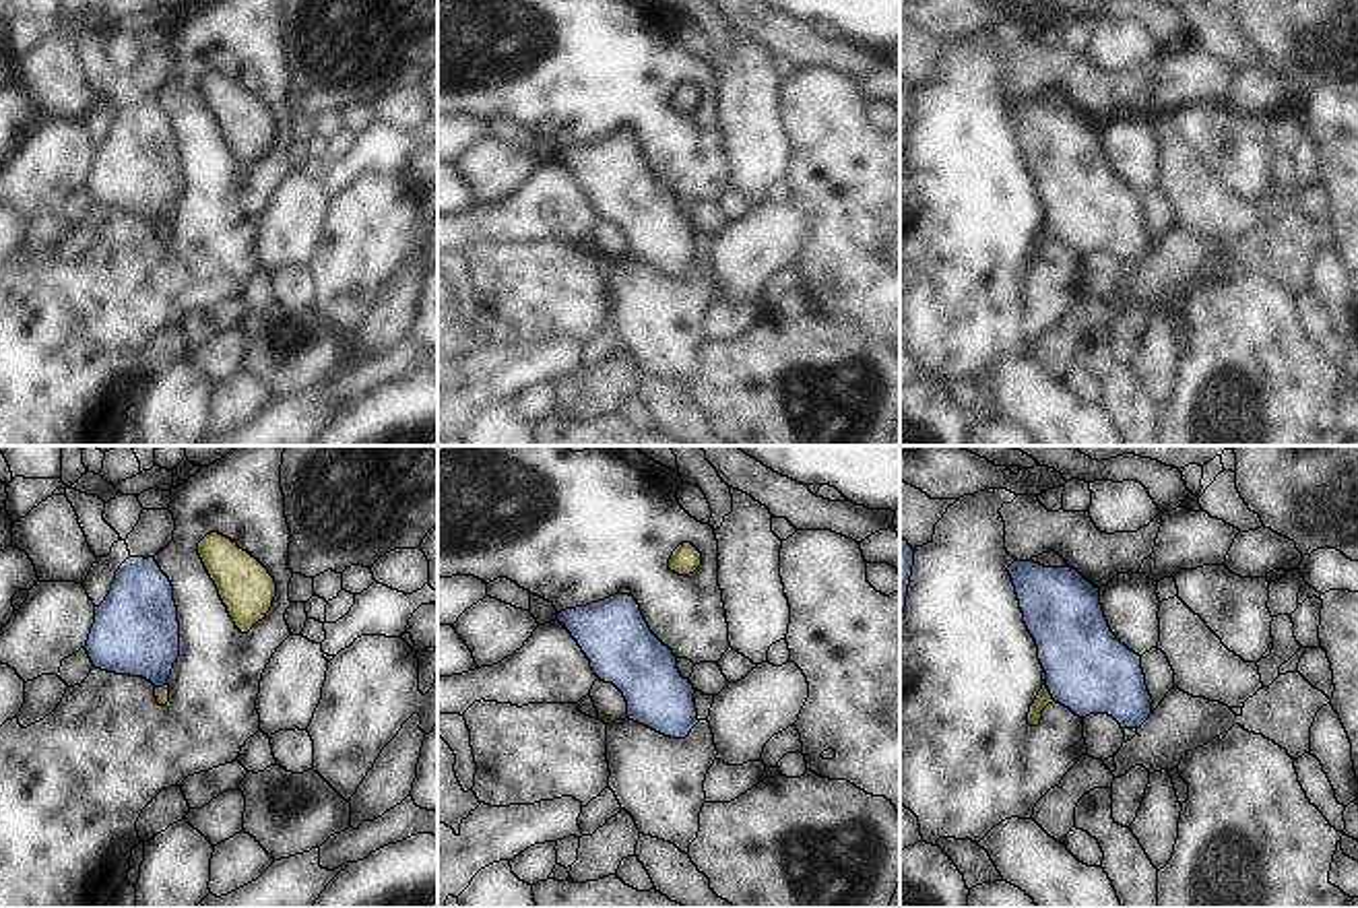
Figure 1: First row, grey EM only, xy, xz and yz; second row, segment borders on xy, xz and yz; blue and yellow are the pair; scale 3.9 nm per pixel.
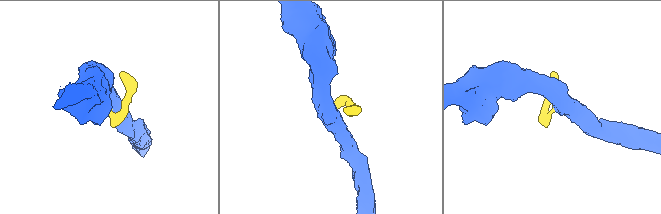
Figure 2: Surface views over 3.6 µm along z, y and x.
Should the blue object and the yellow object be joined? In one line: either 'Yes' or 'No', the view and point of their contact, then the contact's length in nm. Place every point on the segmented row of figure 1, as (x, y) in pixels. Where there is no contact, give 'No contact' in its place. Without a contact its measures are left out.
Yes. Touches blue at yz (1047, 686). Shared border 130 nm.

